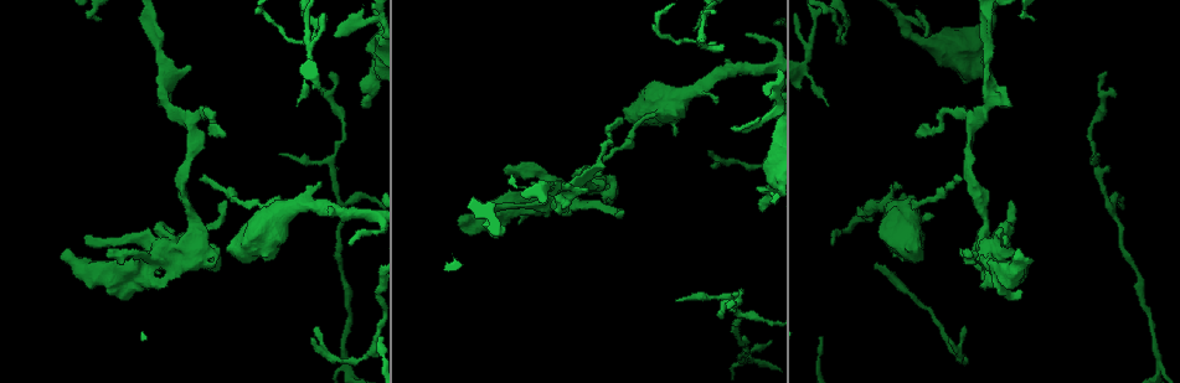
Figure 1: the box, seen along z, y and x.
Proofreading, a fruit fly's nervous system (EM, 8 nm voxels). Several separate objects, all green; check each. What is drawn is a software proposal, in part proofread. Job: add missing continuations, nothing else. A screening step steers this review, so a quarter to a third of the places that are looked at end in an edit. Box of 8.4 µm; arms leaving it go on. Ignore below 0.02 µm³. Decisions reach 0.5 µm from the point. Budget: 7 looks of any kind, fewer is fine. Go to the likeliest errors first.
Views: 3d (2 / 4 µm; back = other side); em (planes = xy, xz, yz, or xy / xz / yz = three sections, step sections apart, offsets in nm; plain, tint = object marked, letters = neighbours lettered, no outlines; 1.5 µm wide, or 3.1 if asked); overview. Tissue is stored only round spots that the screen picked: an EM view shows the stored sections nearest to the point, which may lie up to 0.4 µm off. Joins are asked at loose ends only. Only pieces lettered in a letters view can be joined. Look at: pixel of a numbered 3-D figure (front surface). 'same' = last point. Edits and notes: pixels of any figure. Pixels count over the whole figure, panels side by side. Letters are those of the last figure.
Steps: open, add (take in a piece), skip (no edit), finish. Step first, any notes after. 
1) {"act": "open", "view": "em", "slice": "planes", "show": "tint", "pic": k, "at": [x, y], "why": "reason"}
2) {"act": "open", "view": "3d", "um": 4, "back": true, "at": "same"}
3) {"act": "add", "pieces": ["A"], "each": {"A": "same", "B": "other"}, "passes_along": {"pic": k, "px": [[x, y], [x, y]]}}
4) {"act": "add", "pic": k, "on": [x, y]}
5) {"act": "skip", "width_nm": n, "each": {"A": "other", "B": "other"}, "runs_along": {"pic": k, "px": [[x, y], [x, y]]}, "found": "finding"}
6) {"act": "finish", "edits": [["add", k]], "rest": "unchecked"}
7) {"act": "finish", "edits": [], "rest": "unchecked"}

{"act": "open", "view": "em", "um": 3.1, "slice": "planes", "show": "letters", "pic": 1, "at": [320, 184], "why": "branch stops here"}

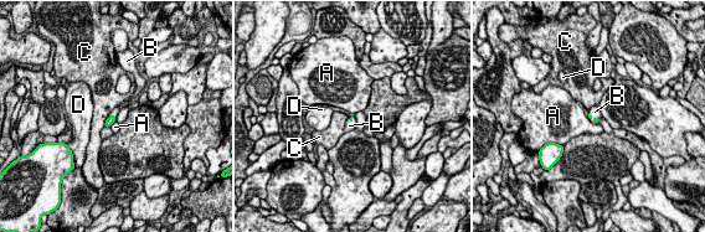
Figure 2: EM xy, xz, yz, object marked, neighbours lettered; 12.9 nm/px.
{"act": "add", "pieces": ["B"], "longest_contact_nm": ["B", 170], "each": {"A": "other", "B": "same", "C": "other", "D": "other"}, "found": "the cell continues"}

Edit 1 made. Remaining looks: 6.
{"act": "open", "view": "overview"}

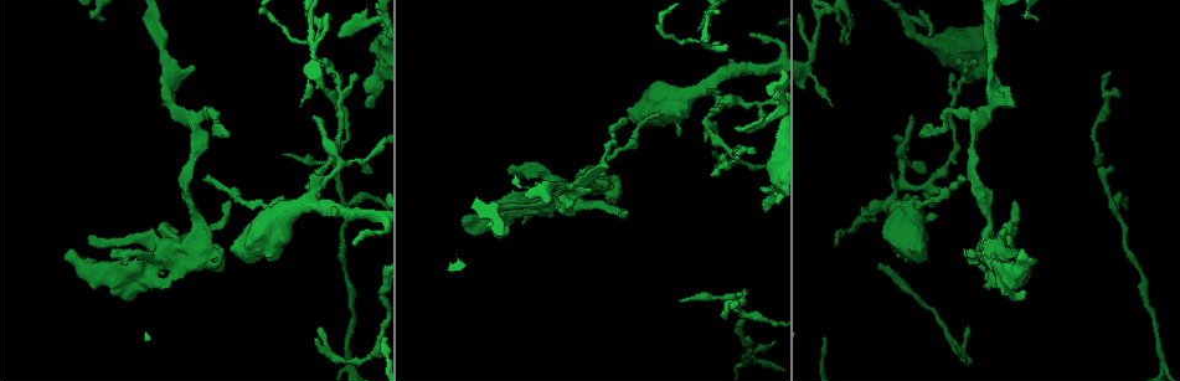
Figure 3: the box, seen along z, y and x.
{"act": "open", "view": "em", "slice": "planes", "show": "letters", "pic": 3, "at": [194, 66]}

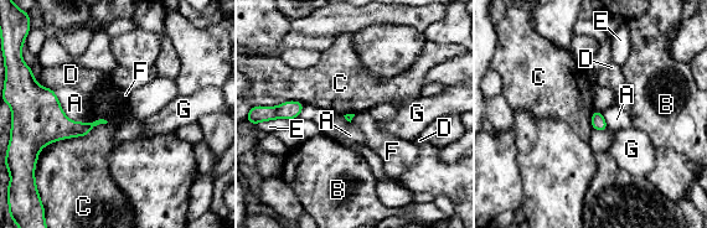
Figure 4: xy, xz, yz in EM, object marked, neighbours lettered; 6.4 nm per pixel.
{"act": "skip", "each": {"A": "other", "B": "other", "C": "other", "D": "other", "E": "other", "F": "other", "G": "other"}, "border": {"pic": 4, "px": [[108, 122], [40, 151]]}, "found": "none of them fits"}

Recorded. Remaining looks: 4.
{"act": "open", "view": "em", "slice": "planes", "show": "plain", "pic": 3, "at": [738, 127], "why": "tapers out"}

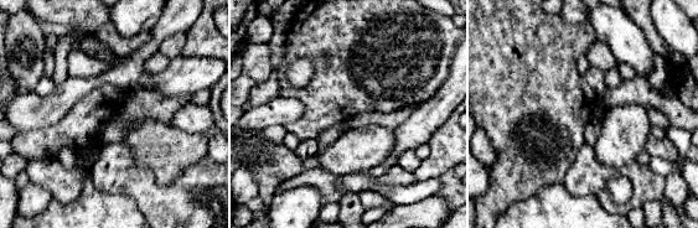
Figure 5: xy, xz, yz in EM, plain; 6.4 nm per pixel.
{"act": "open", "view": "em", "slice": "planes", "show": "letters", "at": "same", "why": "what lies round it"}

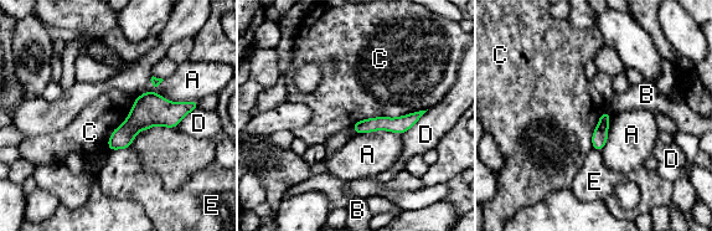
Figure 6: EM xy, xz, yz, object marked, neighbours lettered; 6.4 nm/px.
{"act": "skip", "width_nm": 90, "each": {"A": "other", "B": "other", "C": "other", "D": "other", "E": "other"}, "runs_along": {"pic": 6, "px": [[417, 114], [402, 124], [357, 131]]}, "found": "none of them fits"}

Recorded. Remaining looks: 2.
{"act": "finish", "edits": [["add", 2]], "rest": "unchecked"}

